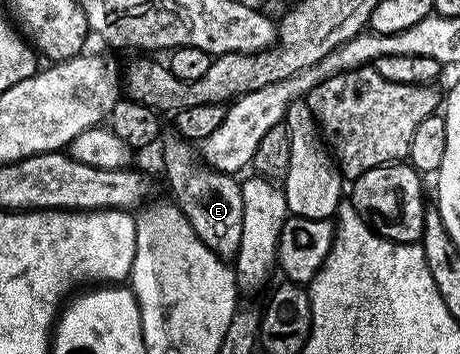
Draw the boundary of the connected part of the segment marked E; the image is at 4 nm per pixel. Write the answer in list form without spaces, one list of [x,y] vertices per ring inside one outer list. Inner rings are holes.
[[[174,134],[163,144],[163,168],[167,171],[170,199],[185,214],[189,226],[208,250],[224,262],[234,261],[241,246],[242,183],[232,173],[218,172],[201,162],[200,153],[192,141]]]

